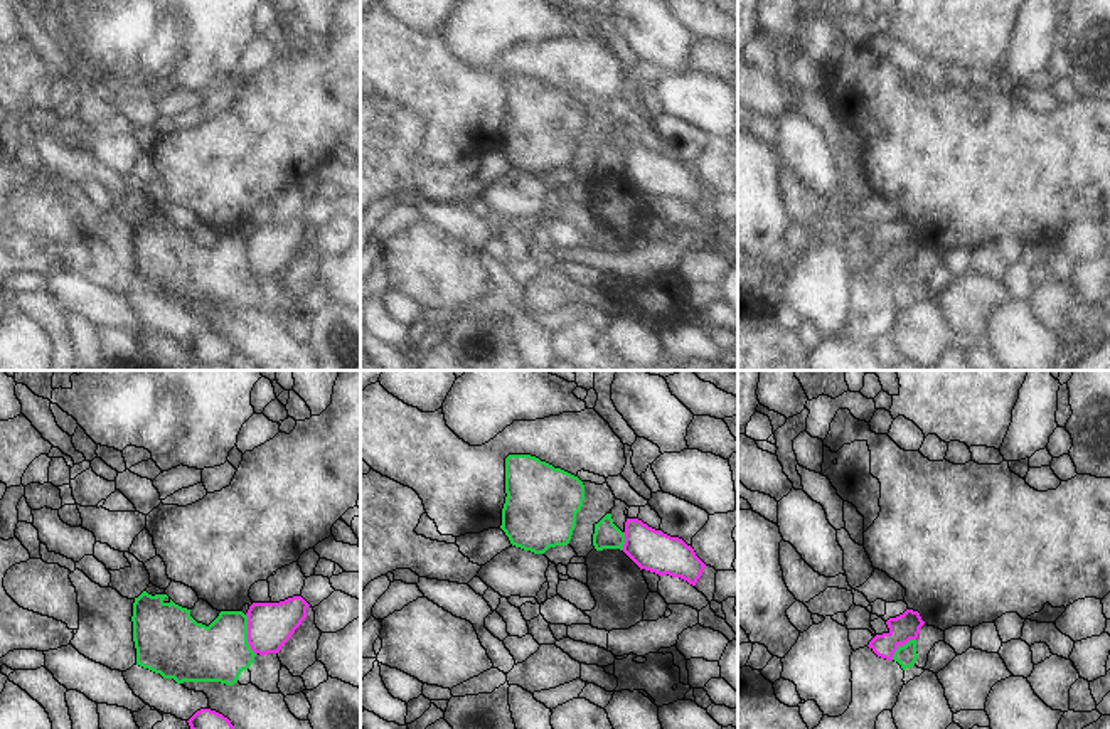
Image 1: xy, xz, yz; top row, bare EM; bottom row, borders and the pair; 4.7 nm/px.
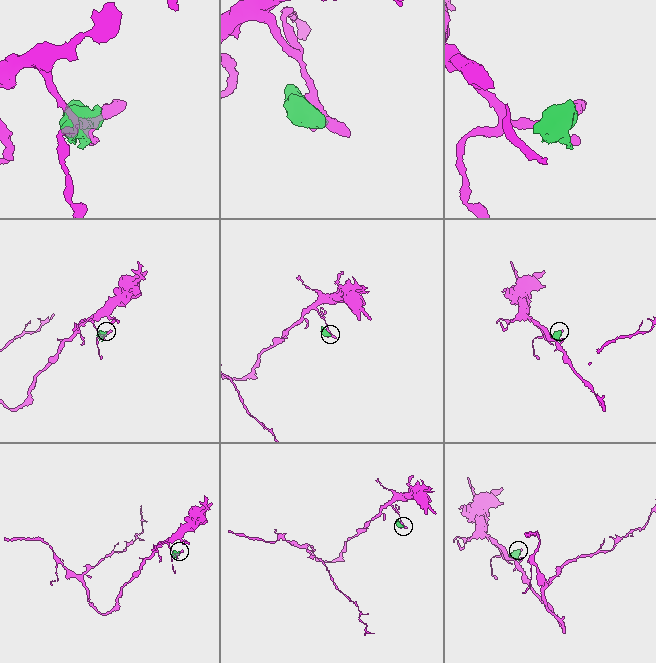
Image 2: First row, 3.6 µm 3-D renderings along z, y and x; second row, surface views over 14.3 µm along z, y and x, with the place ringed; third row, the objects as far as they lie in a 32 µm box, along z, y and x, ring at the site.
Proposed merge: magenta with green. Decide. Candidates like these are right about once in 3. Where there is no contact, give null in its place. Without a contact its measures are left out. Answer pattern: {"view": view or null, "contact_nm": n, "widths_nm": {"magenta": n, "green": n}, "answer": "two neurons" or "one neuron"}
{"view": "xy", "contact_nm": 200, "widths_nm": {"magenta": 220, "green": 280}, "answer": "two neurons"}

